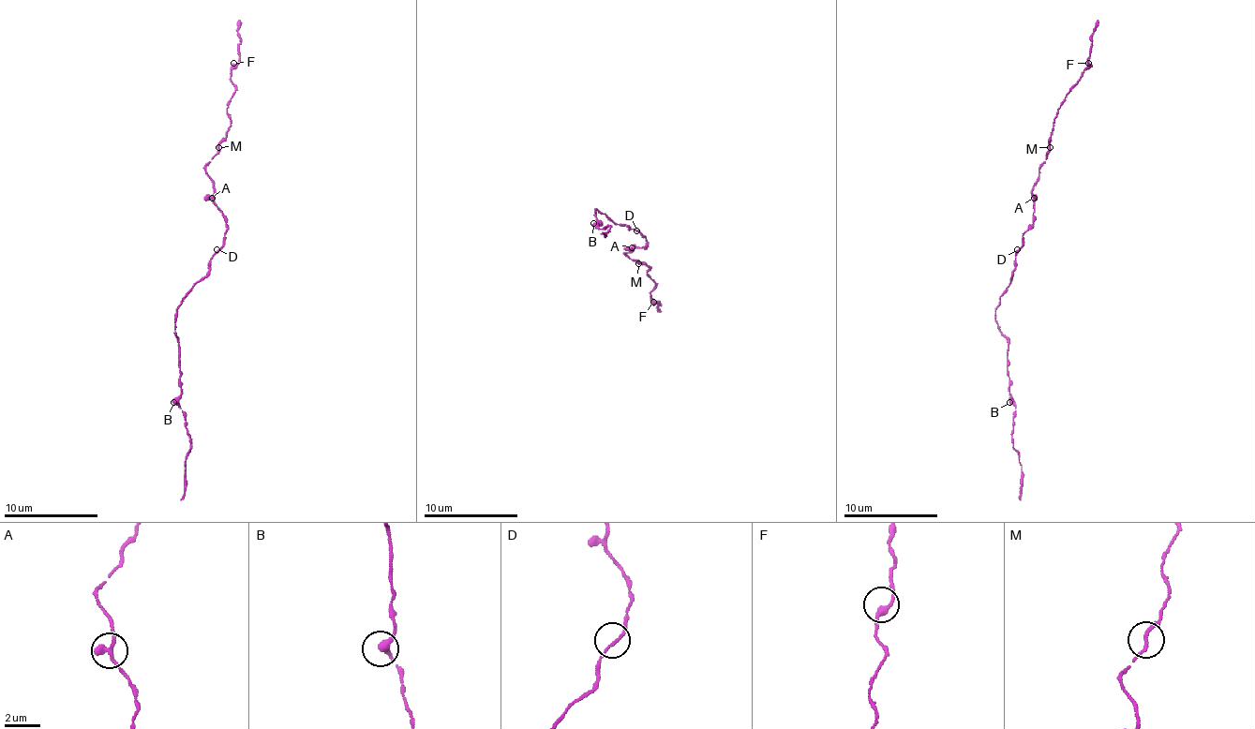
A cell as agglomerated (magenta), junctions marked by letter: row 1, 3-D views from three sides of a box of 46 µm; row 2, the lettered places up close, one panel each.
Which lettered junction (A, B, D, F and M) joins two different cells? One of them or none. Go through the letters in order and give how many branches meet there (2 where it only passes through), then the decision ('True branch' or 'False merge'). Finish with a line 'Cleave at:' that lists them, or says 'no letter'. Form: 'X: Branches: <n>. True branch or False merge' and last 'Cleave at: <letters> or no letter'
A: Branches: 2. True branch
B: Branches: 2. True branch
D: Branches: 2. True branch
F: Branches: 2. True branch
M: Branches: 2. True branch
Cleave at: no letter

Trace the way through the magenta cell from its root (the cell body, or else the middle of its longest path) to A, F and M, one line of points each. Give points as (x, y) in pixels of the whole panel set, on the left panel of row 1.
A: (216, 252), (224, 243), (226, 224), (221, 209), (212, 198)
F: (216, 252), (226, 224), (205, 167), (231, 125), (226, 108), (235, 92), (233, 63)
M: (216, 252), (224, 243), (226, 224), (221, 209), (215, 202), (215, 184), (205, 167), (219, 148)

